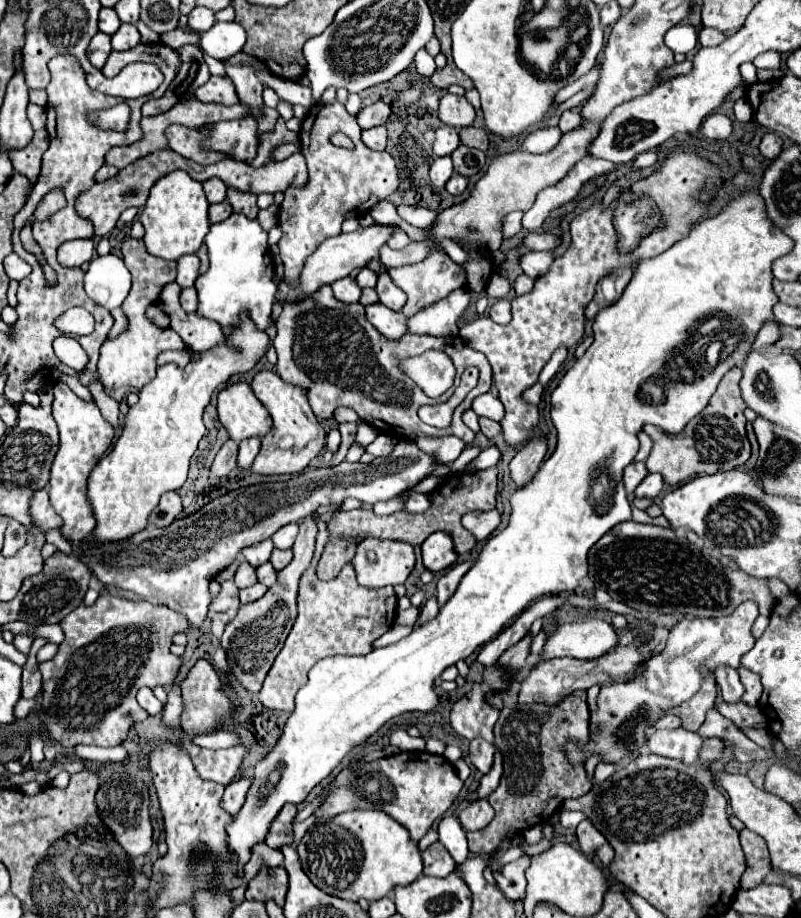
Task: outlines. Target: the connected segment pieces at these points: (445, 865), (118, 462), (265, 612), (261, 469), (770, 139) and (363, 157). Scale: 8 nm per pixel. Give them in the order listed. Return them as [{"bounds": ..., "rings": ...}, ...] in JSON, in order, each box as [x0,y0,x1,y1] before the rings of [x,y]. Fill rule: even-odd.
[{"bounds":[421,842,457,878],"rings":[[[441,842],[431,844],[421,856],[423,856],[423,874],[427,876],[443,878],[457,866]]]},{"bounds":[87,316,269,544],"rings":[[[243,316],[241,324],[227,336],[227,344],[203,352],[199,362],[191,362],[183,370],[175,364],[157,368],[157,376],[139,390],[139,402],[129,408],[115,448],[103,456],[87,478],[87,500],[97,520],[93,536],[99,544],[125,540],[147,528],[147,518],[159,504],[161,494],[183,486],[189,460],[197,450],[199,440],[205,436],[201,416],[213,390],[227,382],[231,374],[251,370],[267,352],[267,346],[269,336]],[[235,348],[239,348],[241,354],[235,352]]]},{"bounds":[221,516,317,692],"rings":[[[311,516],[299,522],[299,534],[293,544],[293,560],[289,566],[285,566],[281,572],[277,572],[277,582],[267,590],[267,594],[251,604],[245,604],[239,608],[237,616],[227,624],[221,646],[227,652],[227,662],[231,666],[231,672],[237,676],[237,680],[251,692],[259,692],[263,686],[263,680],[275,660],[275,656],[281,652],[285,638],[289,636],[295,616],[297,616],[297,586],[301,574],[307,570],[307,564],[311,564],[313,548],[315,548],[315,536],[317,526]]]},{"bounds":[251,370,325,474],"rings":[[[261,370],[255,374],[251,382],[253,394],[259,398],[259,402],[269,410],[273,418],[273,428],[267,436],[261,438],[261,450],[251,466],[255,474],[295,474],[307,468],[307,464],[323,450],[325,446],[325,430],[317,422],[315,414],[311,412],[311,406],[307,402],[307,396],[301,388],[295,388],[291,384],[285,384],[275,372]],[[289,436],[289,448],[283,446],[283,438]]]},{"bounds":[759,132,783,160],"rings":[[[767,132],[767,134],[763,136],[761,144],[759,144],[759,150],[761,150],[761,154],[763,154],[763,156],[767,156],[767,158],[771,158],[771,160],[773,160],[773,158],[777,158],[777,156],[779,156],[781,146],[783,146],[781,136],[779,136],[779,134],[773,134],[773,132]]]},{"bounds":[279,102,399,284],"rings":[[[335,102],[331,106],[315,104],[303,120],[299,140],[301,152],[307,160],[309,178],[303,186],[291,186],[285,190],[285,200],[279,212],[279,228],[283,236],[279,240],[281,260],[285,264],[285,282],[299,284],[299,272],[307,256],[329,236],[341,234],[341,224],[349,216],[361,216],[369,212],[379,200],[385,200],[399,186],[395,160],[389,152],[373,152],[361,142],[361,128],[355,116],[345,112],[345,106]],[[343,132],[355,144],[355,148],[339,148],[331,144],[331,136]]]}]

